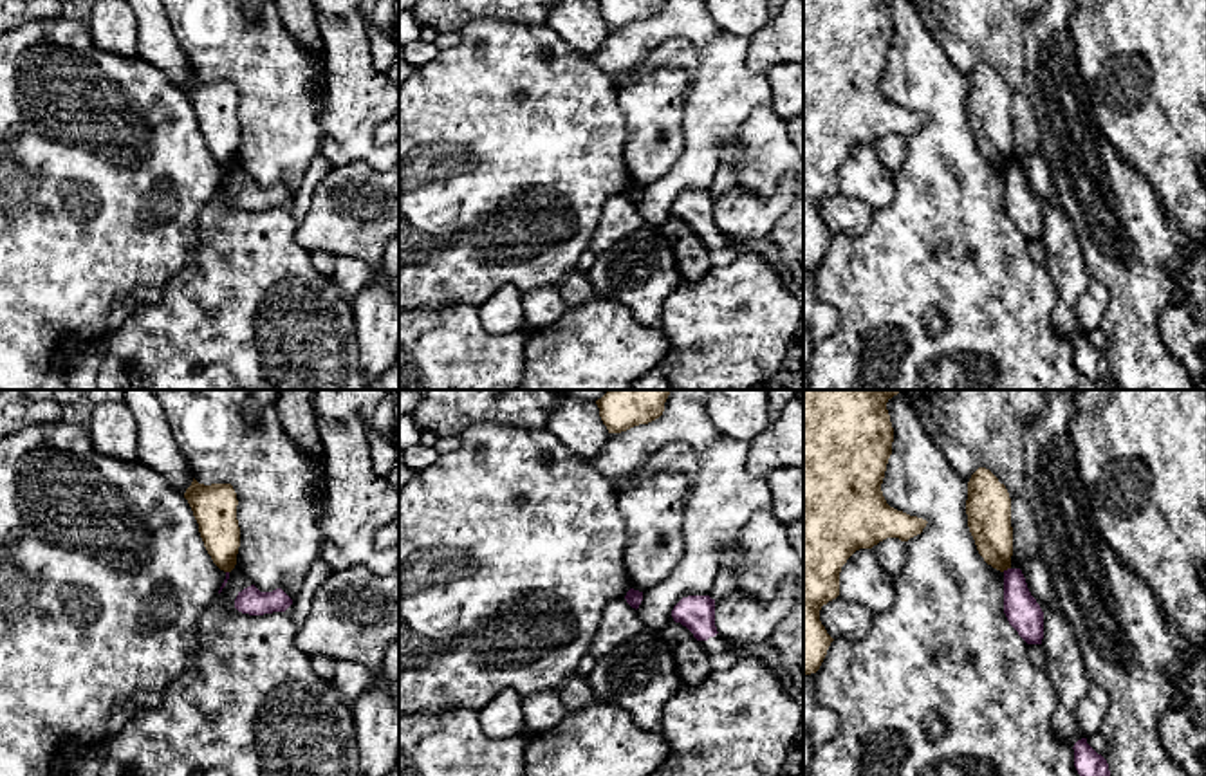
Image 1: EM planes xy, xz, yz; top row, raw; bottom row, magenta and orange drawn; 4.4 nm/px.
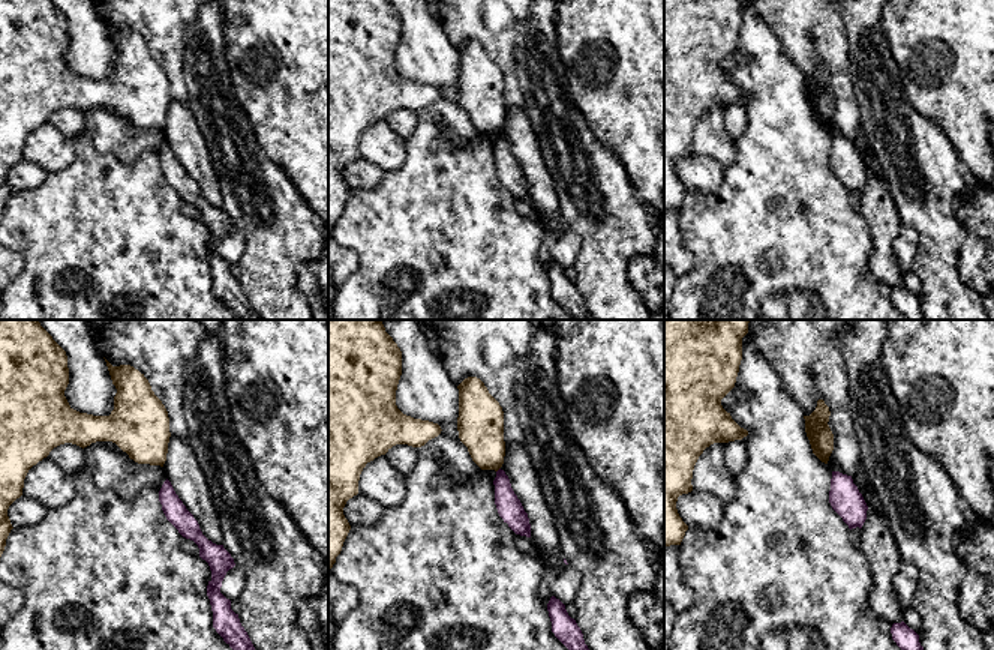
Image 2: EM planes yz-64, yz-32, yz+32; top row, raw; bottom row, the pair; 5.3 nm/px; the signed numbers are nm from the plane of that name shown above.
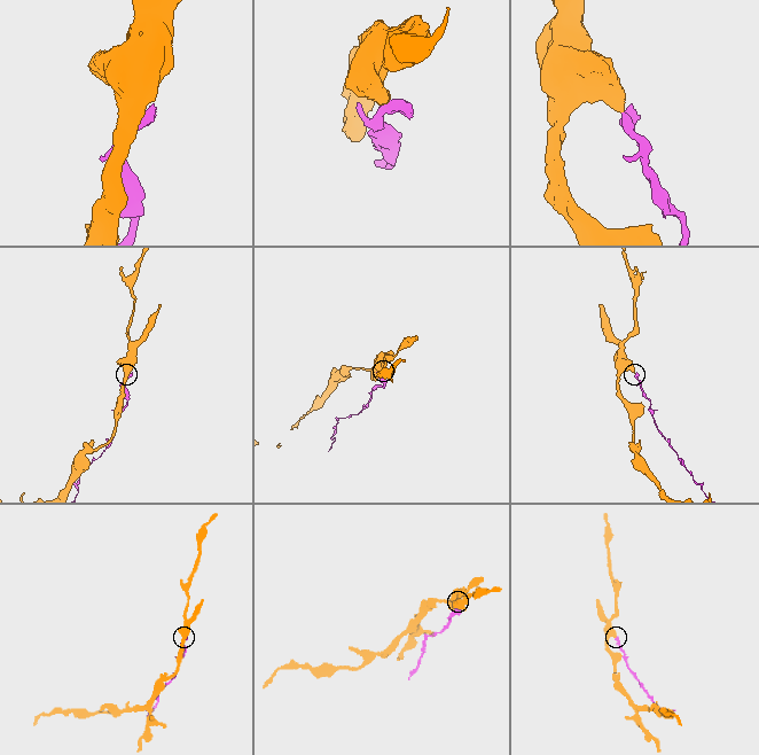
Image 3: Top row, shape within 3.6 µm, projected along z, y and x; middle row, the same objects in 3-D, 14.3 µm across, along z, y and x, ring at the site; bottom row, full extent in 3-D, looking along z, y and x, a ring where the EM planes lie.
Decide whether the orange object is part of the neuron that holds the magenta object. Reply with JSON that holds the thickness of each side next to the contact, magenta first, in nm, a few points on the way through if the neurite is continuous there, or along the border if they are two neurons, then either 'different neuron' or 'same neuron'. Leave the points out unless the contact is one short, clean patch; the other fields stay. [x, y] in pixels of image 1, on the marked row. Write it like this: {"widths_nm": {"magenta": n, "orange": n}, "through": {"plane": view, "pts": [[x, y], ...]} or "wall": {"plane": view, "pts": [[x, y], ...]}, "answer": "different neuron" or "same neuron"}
{"widths_nm": {"magenta": 160, "orange": 190}, "wall": {"plane": "yz", "pts": [[1010, 567], [1002, 571]]}, "answer": "different neuron"}

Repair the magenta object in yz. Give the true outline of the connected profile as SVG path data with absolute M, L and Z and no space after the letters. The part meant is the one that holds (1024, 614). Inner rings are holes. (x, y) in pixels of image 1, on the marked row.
M1020 568L1004 570L1004 614L1027 644L1042 644L1044 612L1031 596Z

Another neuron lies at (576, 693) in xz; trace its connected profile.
M572 673L558 691L567 713L580 711L585 706L592 704L594 693L587 679Z

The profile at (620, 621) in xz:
M625 597L610 601L605 610L598 632L590 644L590 653L601 657L616 646L639 635L645 624L635 608Z

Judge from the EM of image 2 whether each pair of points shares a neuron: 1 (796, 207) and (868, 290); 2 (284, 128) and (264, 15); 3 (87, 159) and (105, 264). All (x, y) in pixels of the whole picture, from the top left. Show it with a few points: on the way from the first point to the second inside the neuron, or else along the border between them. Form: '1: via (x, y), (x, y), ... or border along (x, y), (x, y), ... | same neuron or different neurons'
1: via (807, 228), (847, 269) | same neuron
2: via (291, 99), (291, 44) | same neuron
3: via (95, 185), (102, 239) | same neuron

